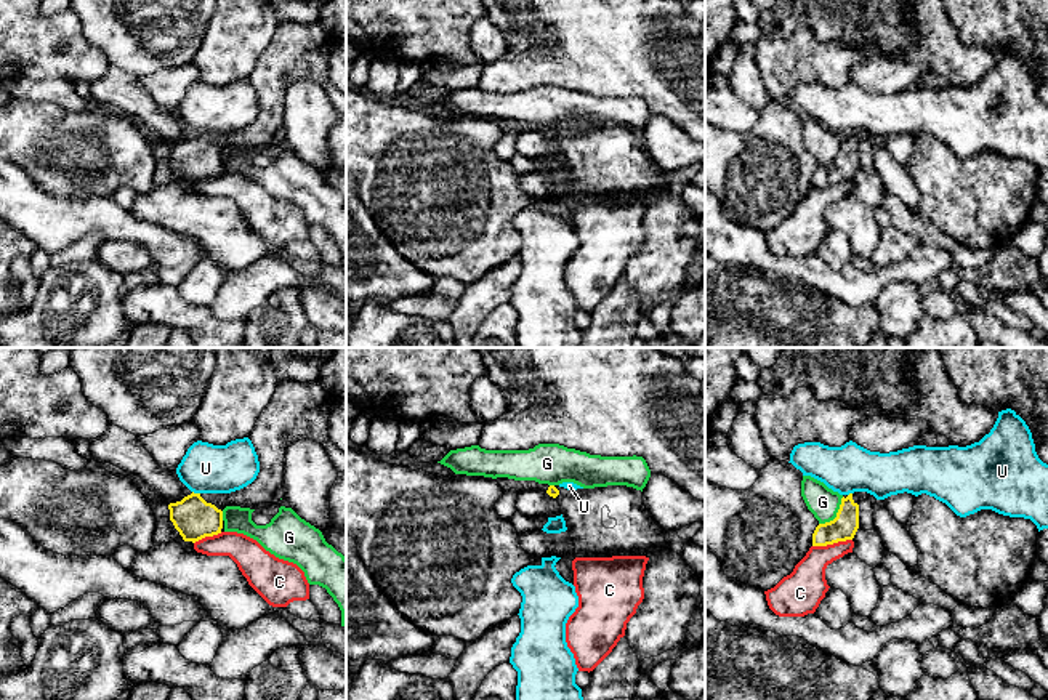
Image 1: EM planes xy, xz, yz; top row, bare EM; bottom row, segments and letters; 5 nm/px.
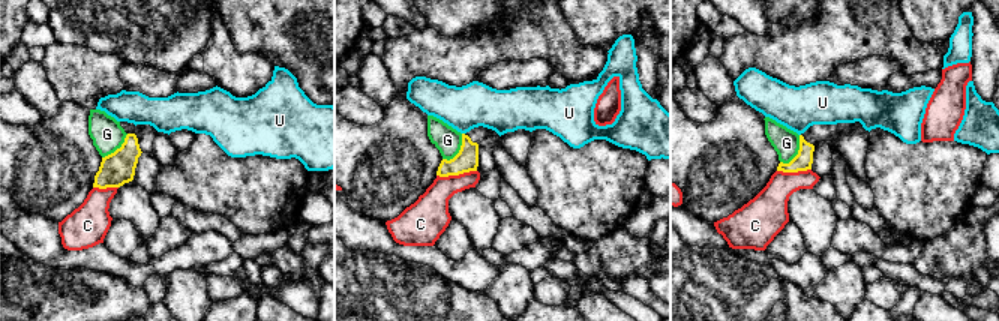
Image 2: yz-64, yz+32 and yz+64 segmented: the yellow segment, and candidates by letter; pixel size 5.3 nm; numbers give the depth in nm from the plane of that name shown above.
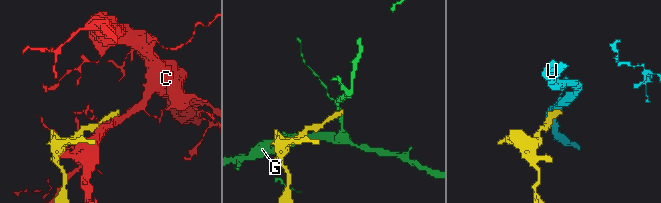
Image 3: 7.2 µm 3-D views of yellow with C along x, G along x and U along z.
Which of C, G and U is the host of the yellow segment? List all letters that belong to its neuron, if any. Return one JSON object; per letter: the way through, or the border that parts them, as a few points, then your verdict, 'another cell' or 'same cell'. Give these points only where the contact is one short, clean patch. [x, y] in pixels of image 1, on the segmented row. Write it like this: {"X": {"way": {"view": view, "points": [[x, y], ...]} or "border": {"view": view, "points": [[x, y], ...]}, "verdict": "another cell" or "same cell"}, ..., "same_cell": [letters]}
{"C": {"verdict": "another cell"}, "G": {"verdict": "another cell"}, "U": {"border": {"view": "xy", "points": [[193, 490], [199, 494]]}, "verdict": "another cell"}, "same_cell": []}

